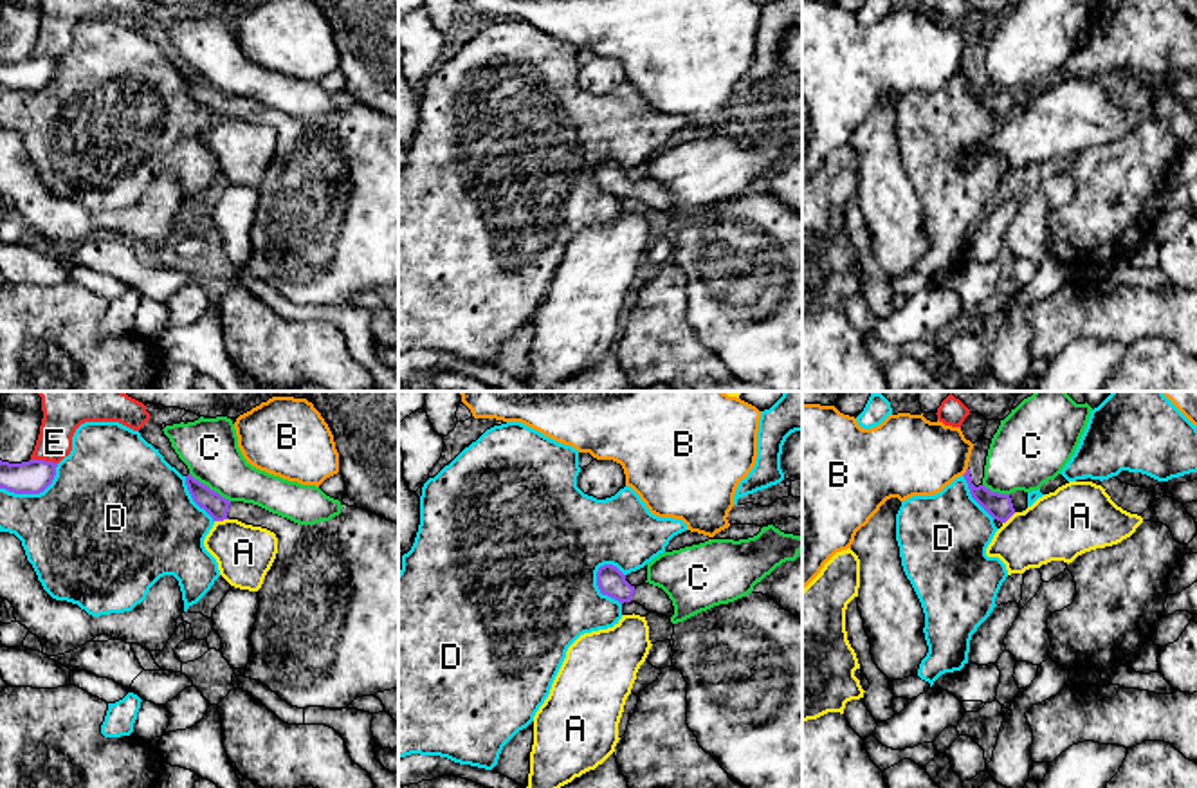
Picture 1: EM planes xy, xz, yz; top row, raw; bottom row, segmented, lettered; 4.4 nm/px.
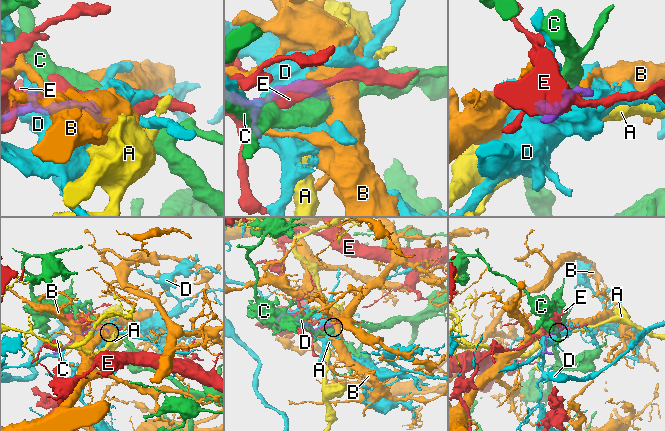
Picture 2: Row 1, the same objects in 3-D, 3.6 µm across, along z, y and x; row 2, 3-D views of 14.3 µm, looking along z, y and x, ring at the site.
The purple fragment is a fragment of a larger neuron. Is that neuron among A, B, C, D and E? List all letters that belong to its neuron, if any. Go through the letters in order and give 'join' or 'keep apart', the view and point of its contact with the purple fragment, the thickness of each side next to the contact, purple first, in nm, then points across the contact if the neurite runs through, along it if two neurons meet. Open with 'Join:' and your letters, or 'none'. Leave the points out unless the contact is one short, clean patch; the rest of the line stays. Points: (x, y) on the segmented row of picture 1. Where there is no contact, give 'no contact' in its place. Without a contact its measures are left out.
Join: none
A: keep apart | xy (220, 520) | 100/260 nm | along xy (228, 518), (215, 522)
B: keep apart | yz (967, 471) | 110/360 nm
C: keep apart | xy (208, 487) | 100/260 nm | along xy (190, 473), (229, 502)
D: keep apart | xz (599, 588) | 120/480 nm
E: keep apart | xy (44, 460) | 150/190 nm

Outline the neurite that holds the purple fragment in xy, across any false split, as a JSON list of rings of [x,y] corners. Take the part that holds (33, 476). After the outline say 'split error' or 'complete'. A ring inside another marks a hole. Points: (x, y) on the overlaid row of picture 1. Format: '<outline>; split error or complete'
[[[0,460],[0,489],[14,494],[40,494],[56,476],[58,463],[45,460],[29,460],[9,463]]]; complete

